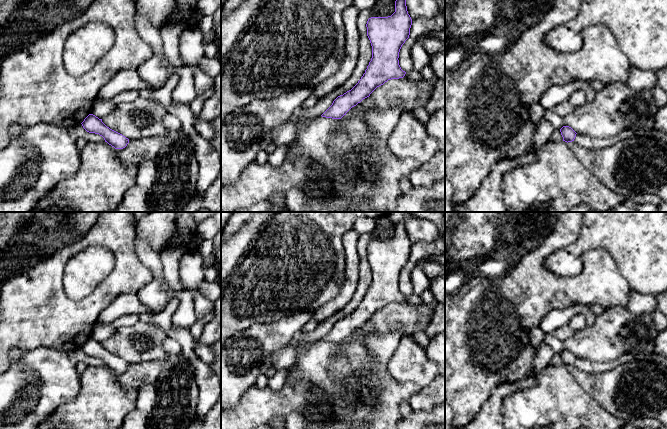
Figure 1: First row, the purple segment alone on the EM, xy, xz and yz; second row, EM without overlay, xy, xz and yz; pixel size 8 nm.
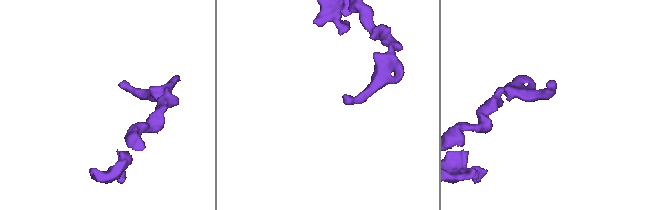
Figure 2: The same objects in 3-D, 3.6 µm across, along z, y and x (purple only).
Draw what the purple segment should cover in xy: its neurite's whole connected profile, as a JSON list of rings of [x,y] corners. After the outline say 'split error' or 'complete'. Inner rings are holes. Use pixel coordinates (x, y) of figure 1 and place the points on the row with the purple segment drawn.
[[[89,114],[81,124],[87,132],[99,134],[104,138],[105,142],[115,149],[123,149],[129,143],[128,138],[107,127],[102,119],[93,114]]]; complete

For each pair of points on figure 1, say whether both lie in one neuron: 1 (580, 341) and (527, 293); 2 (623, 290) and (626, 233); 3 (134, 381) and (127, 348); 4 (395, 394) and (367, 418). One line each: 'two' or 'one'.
1: two
2: two
3: two
4: one

